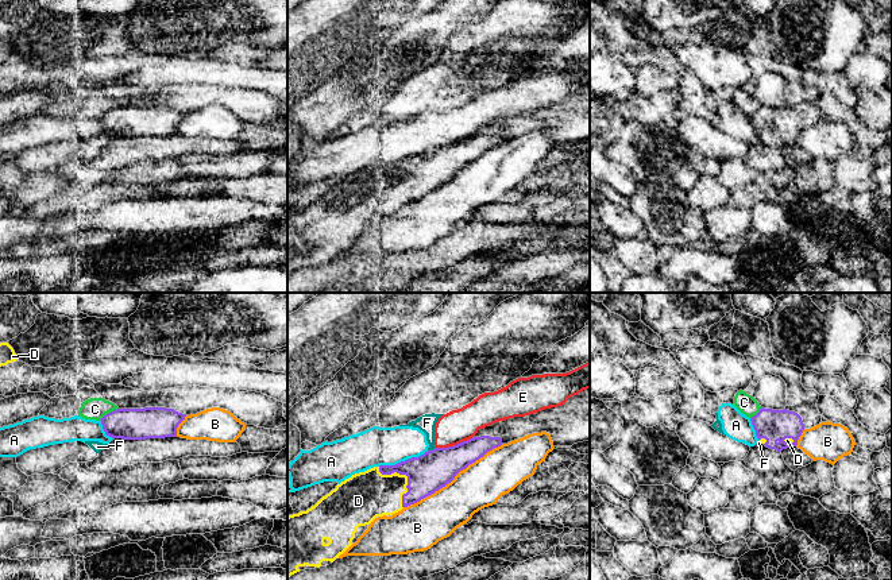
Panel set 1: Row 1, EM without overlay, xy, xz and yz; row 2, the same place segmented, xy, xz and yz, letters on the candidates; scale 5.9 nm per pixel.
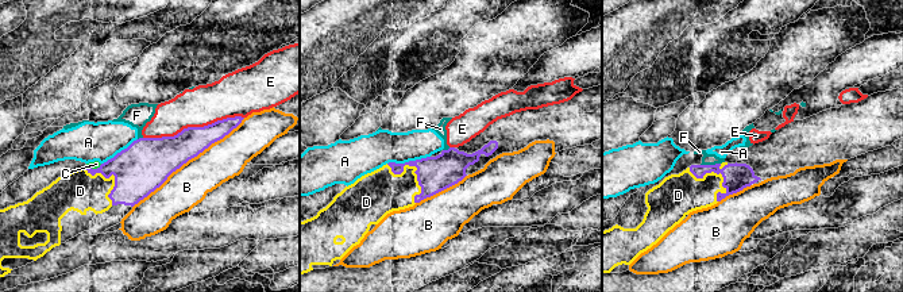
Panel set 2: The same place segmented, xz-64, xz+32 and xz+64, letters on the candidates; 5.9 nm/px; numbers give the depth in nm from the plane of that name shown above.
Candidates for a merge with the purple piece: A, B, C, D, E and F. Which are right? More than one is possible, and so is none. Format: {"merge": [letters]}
{"merge": ["D"]}

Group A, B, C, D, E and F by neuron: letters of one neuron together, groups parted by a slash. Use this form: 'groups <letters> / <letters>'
groups A E F / B / C / D

